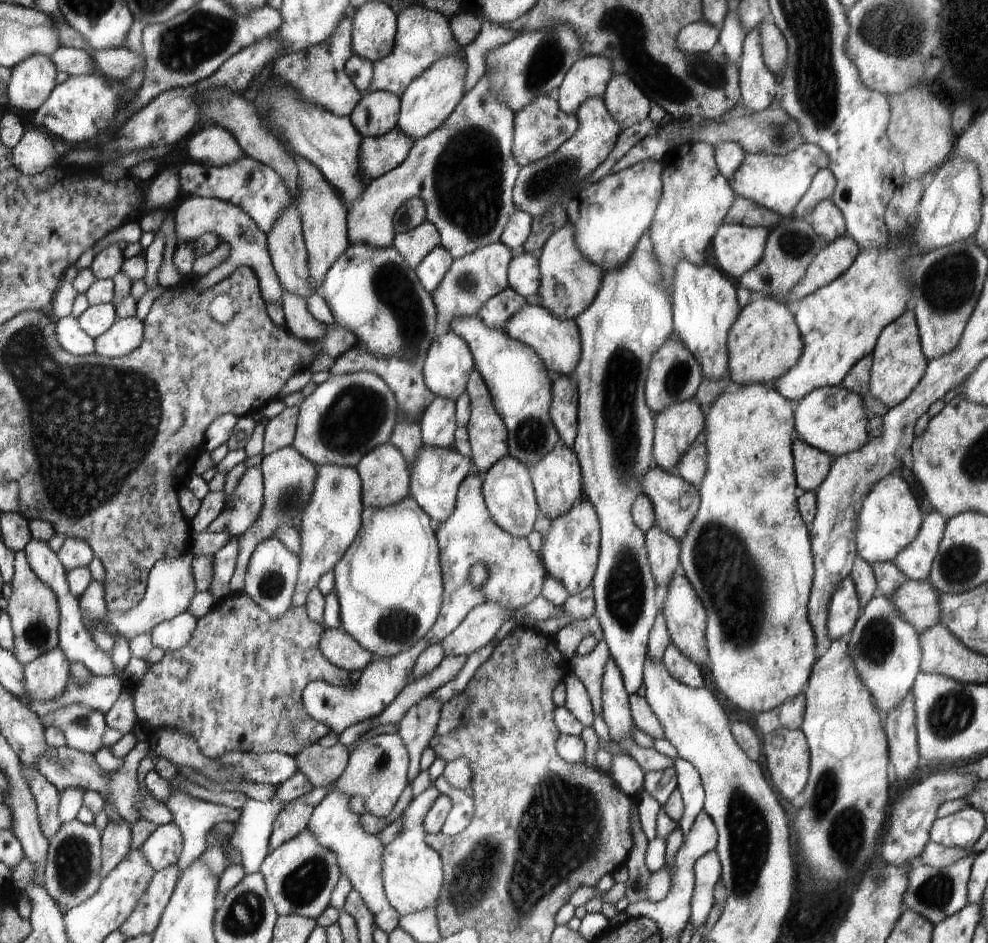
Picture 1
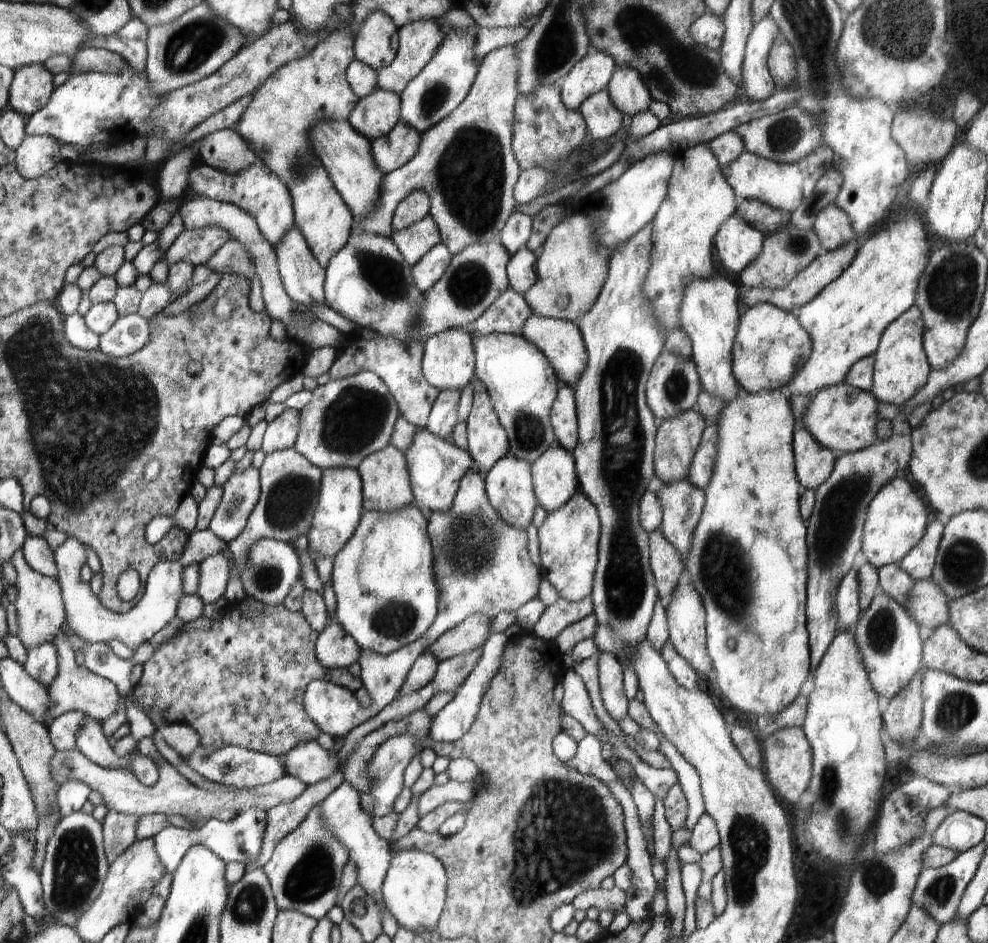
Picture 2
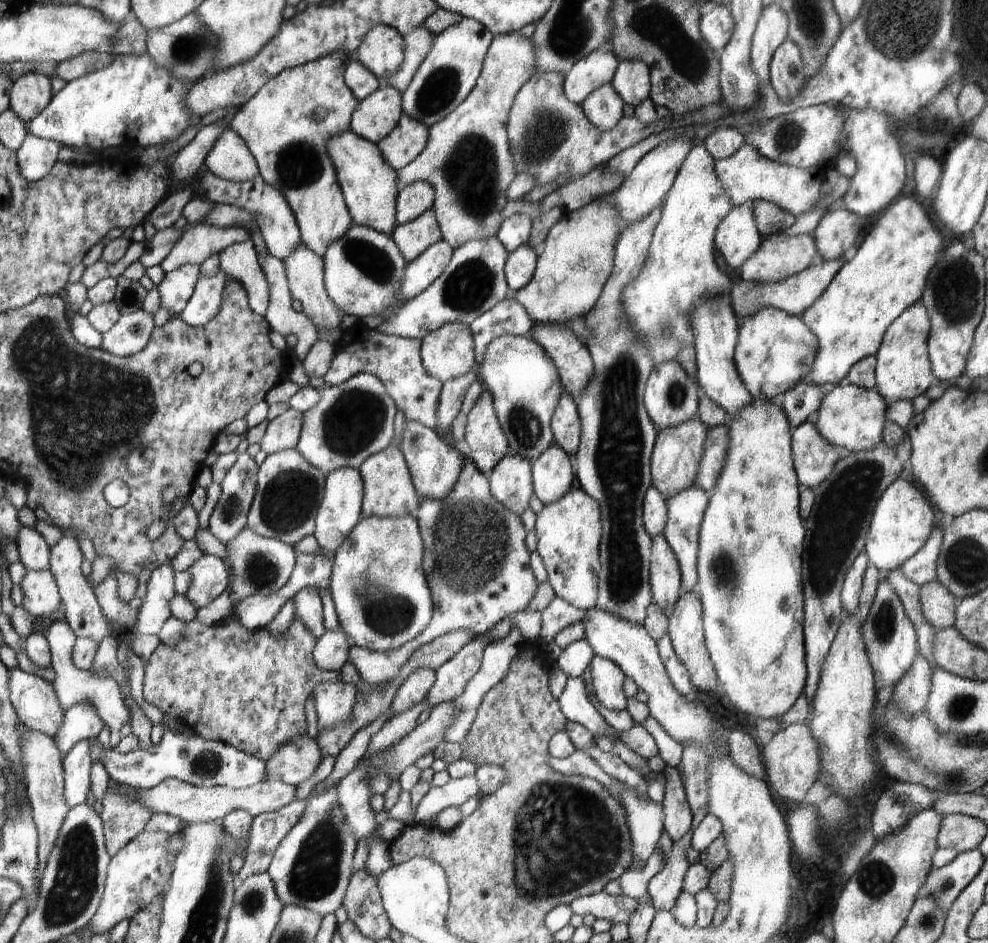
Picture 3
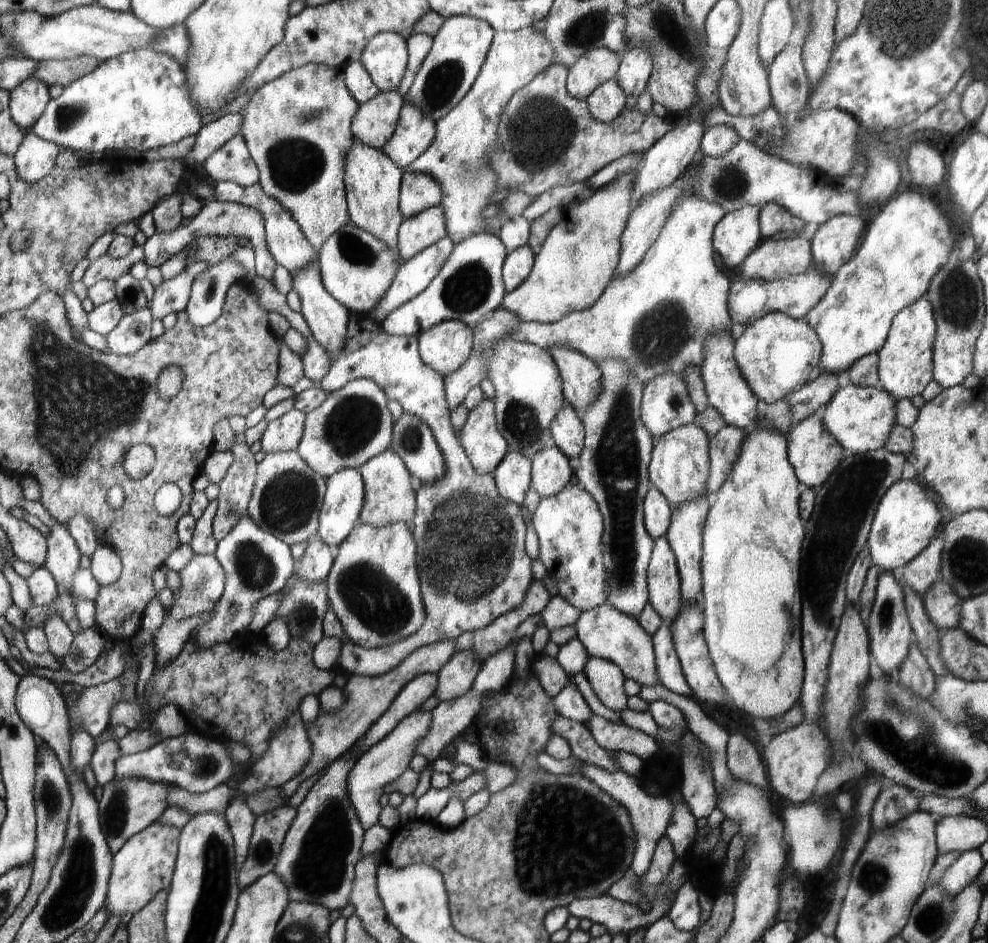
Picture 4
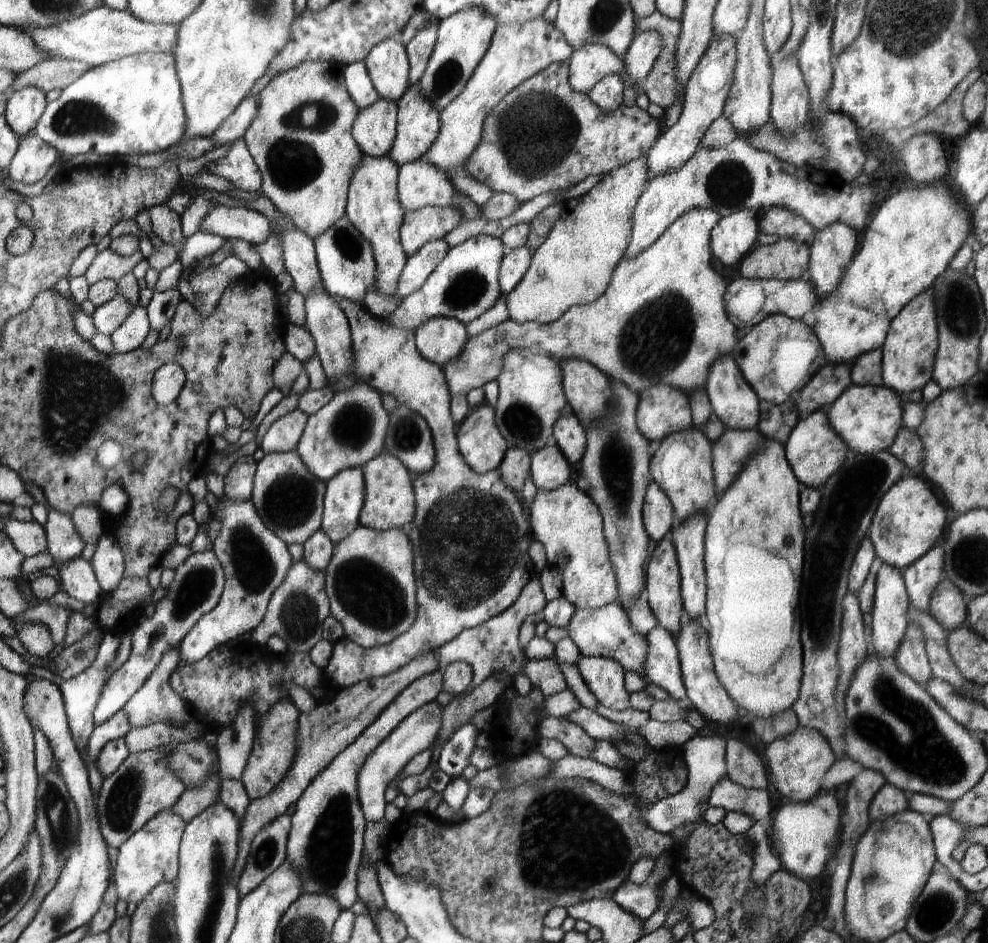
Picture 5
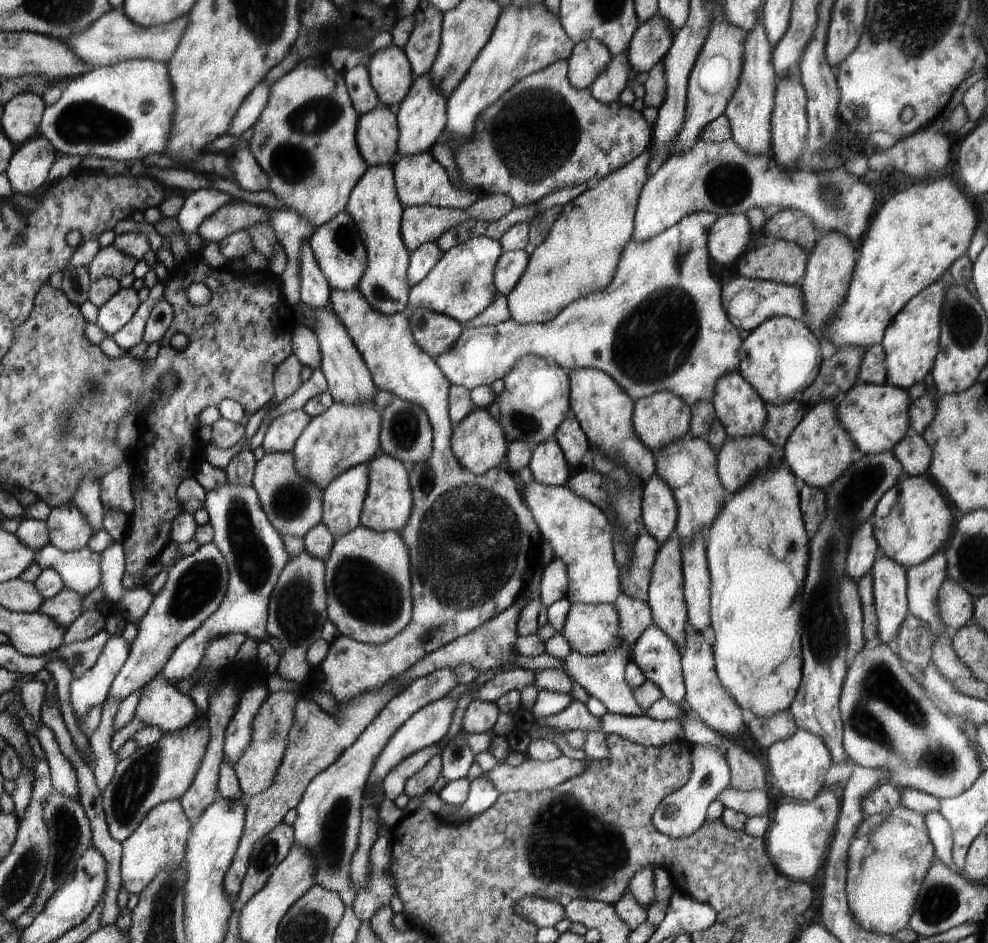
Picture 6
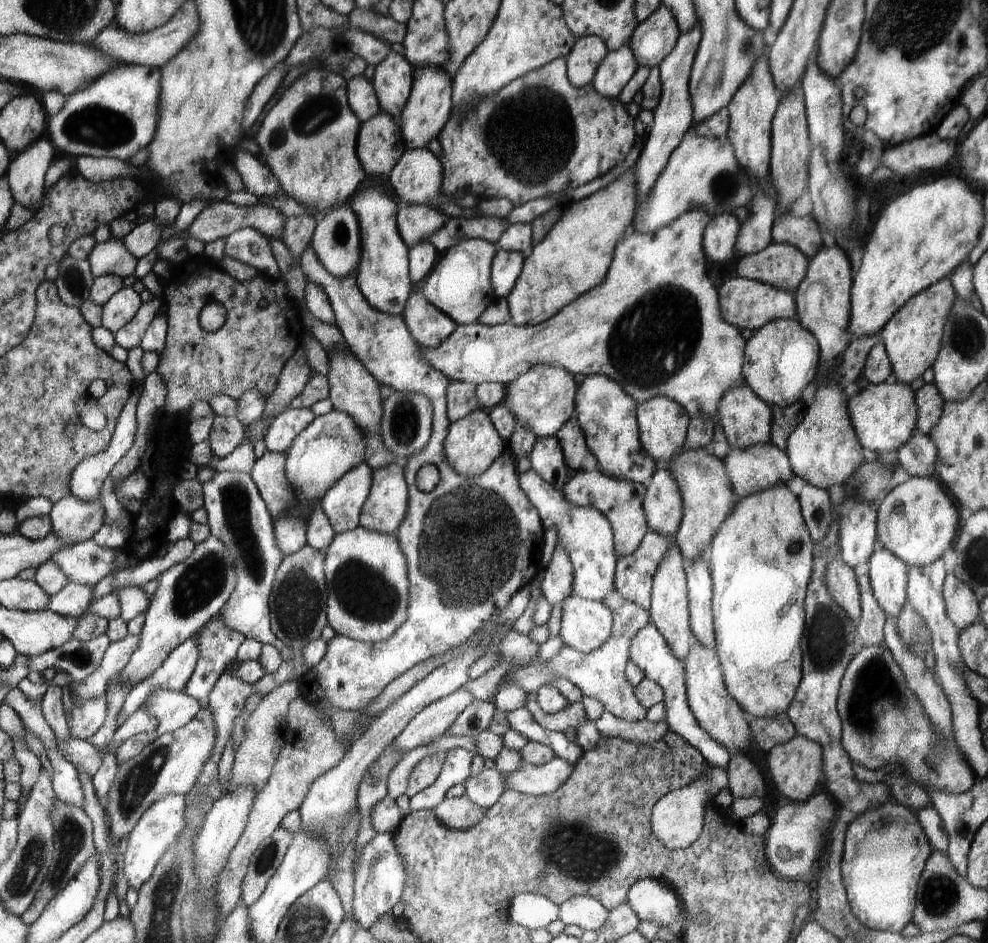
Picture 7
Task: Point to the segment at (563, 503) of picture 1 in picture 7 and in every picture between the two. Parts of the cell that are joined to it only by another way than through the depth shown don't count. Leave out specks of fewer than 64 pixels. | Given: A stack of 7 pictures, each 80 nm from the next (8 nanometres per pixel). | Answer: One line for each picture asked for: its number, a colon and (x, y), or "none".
2: (555, 477)
3: (553, 472)
4: (552, 470)
5: (551, 469)
6: (549, 466)
7: (547, 459)

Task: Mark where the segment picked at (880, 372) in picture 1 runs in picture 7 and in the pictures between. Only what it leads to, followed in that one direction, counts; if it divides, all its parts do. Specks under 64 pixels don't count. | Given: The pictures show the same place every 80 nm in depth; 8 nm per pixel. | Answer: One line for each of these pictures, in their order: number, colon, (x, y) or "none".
2: (901, 368)
3: (903, 371)
4: (905, 367)
5: (908, 354)
6: (911, 341)
7: (913, 336)

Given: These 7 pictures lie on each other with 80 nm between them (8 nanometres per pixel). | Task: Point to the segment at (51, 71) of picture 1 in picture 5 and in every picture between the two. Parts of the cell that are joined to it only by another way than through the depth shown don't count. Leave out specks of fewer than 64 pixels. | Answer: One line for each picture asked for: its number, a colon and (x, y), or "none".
2: (31, 87)
3: (30, 95)
4: (27, 102)
5: (25, 107)

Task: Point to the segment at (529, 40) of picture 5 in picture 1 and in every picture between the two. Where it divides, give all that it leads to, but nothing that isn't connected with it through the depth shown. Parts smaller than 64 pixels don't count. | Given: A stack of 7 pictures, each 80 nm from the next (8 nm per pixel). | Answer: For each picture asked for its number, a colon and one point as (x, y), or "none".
1: (464, 171)
2: (466, 163)
3: (468, 161)
4: (462, 157)

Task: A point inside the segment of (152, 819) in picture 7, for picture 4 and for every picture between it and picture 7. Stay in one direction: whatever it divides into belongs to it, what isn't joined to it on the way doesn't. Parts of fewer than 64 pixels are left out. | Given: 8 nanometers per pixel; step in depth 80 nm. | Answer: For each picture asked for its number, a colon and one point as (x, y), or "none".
4: (144, 866)
5: (150, 857)
6: (159, 843)

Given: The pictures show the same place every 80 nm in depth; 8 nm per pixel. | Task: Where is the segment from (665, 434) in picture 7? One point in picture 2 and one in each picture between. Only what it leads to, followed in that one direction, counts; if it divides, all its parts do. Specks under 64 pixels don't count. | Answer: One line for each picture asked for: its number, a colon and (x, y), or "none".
2: (674, 385)
3: (672, 398)
4: (667, 404)
5: (663, 409)
6: (660, 418)

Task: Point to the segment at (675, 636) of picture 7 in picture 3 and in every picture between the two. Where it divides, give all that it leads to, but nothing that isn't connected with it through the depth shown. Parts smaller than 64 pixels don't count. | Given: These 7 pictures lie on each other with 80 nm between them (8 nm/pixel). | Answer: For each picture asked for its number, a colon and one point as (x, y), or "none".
3: (665, 571)
4: (664, 578)
5: (663, 577)
6: (667, 601)

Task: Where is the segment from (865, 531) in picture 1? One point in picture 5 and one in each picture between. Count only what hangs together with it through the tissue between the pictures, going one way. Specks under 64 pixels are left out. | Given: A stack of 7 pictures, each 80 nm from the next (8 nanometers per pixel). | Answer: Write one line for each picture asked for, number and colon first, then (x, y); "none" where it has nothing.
2: (896, 520)
3: (902, 522)
4: (905, 522)
5: (909, 520)

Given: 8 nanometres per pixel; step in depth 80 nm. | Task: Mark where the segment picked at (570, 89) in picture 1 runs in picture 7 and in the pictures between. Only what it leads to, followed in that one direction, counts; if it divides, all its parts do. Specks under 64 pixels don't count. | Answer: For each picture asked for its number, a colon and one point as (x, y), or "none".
2: (595, 70)
3: (596, 69)
4: (598, 65)
5: (591, 63)
6: (591, 58)
7: (589, 52)

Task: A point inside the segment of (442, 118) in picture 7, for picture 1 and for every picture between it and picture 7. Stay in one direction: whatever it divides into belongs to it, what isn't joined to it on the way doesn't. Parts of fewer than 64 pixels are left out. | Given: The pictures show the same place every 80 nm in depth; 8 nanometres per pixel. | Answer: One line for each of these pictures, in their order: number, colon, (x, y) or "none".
1: (379, 155)
2: (401, 145)
3: (410, 138)
4: (414, 134)
5: (418, 124)
6: (422, 116)

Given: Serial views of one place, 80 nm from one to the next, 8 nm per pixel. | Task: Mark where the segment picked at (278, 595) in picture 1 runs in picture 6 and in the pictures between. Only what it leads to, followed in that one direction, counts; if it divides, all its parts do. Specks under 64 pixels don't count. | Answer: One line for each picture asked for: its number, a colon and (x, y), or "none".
2: (272, 567)
3: (260, 565)
4: (257, 564)
5: (255, 560)
6: (255, 553)

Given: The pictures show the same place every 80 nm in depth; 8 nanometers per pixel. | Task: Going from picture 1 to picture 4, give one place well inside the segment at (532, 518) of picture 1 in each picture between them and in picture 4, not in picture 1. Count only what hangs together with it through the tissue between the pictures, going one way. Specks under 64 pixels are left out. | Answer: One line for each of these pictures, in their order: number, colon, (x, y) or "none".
2: (509, 486)
3: (510, 482)
4: (513, 474)

